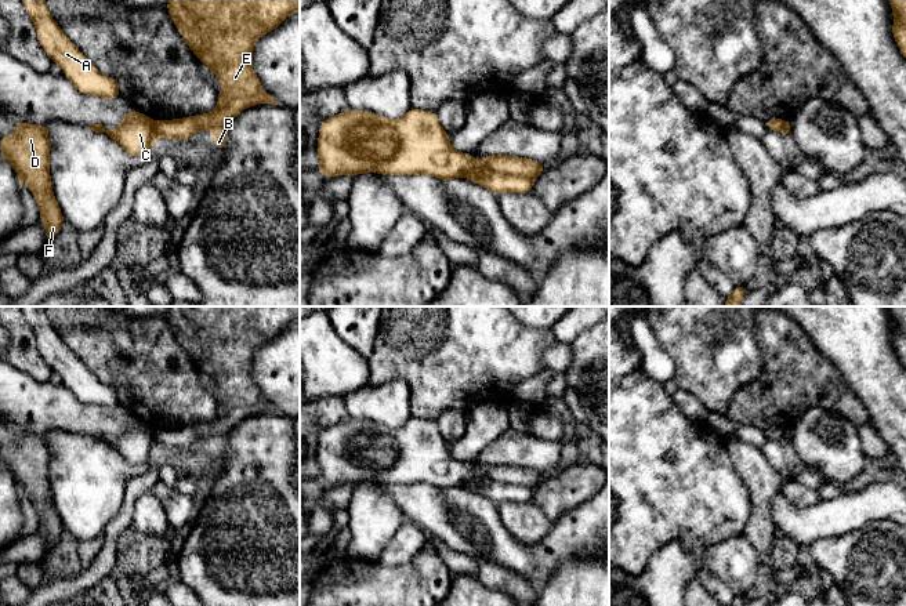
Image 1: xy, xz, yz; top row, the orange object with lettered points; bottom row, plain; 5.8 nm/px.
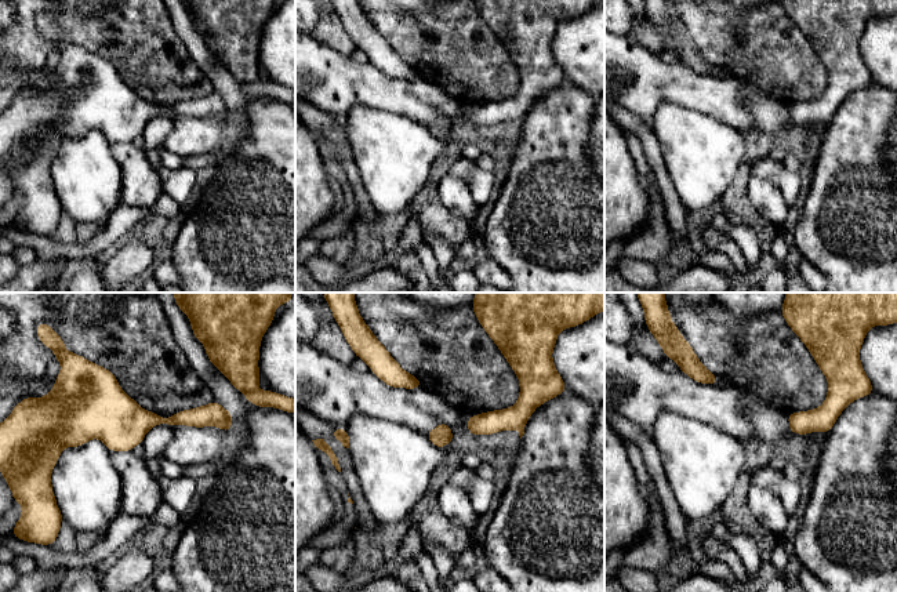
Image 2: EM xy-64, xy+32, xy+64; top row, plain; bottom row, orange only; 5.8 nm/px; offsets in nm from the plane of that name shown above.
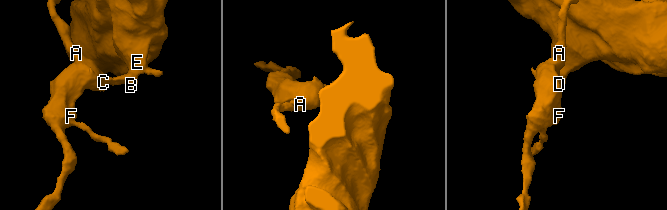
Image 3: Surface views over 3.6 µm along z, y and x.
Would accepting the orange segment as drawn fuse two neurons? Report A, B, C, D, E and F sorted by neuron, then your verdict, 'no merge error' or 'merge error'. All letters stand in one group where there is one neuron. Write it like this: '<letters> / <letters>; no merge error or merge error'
A B C D F / E; merge error

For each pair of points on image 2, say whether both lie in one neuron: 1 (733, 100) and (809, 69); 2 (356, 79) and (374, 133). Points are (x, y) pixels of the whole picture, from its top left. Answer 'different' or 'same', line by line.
1: different
2: different

